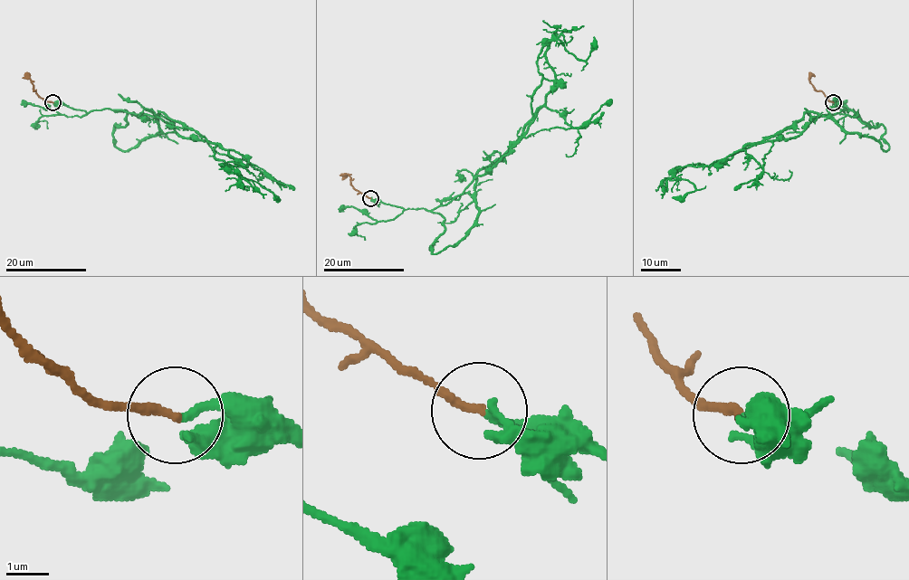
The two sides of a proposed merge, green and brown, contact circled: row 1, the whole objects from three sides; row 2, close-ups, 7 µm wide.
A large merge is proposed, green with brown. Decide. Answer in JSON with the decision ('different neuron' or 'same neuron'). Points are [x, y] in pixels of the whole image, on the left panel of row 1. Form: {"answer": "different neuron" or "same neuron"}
{"answer": "same neuron"}

